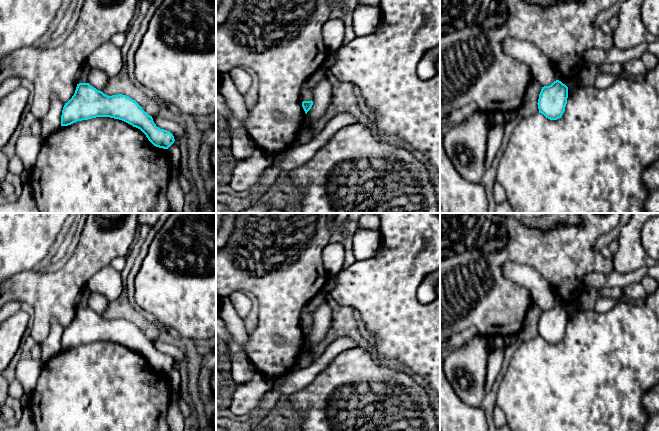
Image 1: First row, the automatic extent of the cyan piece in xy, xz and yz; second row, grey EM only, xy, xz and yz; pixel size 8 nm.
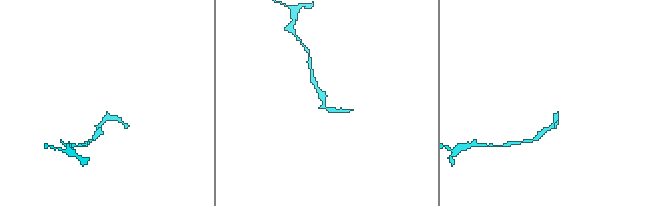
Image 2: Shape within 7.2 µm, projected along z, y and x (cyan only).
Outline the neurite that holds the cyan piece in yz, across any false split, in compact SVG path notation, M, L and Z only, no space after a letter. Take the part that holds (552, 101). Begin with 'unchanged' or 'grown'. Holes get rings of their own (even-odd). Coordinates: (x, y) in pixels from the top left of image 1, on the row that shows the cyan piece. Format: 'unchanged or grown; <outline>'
unchanged; M559 80L542 87L537 103L539 113L550 120L561 118L565 111L567 98L568 87Z

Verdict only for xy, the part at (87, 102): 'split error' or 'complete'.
complete

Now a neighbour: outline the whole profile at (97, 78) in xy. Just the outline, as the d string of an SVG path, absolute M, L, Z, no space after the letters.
M91 69L88 73L87 83L89 83L97 90L102 91L106 86L108 80L109 80L108 75L102 70Z

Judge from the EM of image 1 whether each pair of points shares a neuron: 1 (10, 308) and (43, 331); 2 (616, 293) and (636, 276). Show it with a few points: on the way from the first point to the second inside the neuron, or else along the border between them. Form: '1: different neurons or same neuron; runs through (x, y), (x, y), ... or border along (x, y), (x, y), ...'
1: different neurons; border along (10, 300), (16, 300), (19, 303)
2: different neurons; border along (622, 287), (598, 288)

